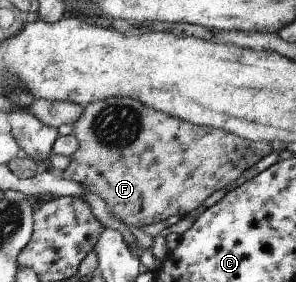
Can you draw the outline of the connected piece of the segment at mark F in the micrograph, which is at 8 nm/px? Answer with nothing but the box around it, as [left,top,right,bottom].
[60,97,273,228]

